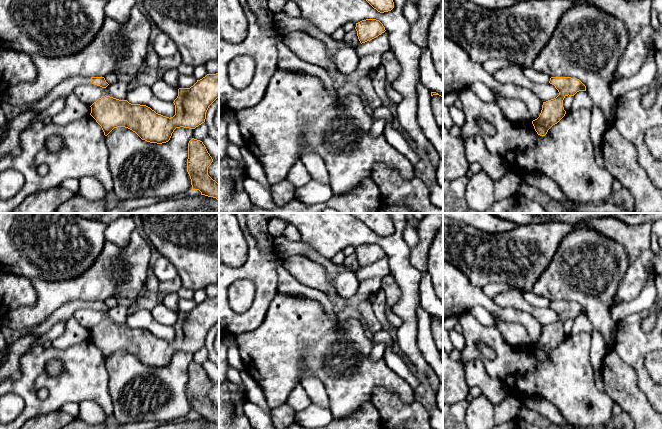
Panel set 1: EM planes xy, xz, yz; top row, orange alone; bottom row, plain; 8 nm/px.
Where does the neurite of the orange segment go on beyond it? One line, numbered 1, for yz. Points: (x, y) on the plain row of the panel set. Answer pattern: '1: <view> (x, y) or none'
1: none

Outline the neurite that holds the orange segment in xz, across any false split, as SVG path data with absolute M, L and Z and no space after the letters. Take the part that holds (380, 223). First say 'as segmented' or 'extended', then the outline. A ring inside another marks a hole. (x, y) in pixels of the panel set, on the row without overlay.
as segmented | M349 213L364 222L380 237L391 235L394 232L393 222L388 213Z

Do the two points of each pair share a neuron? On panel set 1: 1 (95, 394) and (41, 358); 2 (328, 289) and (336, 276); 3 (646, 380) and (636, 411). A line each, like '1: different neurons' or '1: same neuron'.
1: same neuron
2: different neurons
3: different neurons

